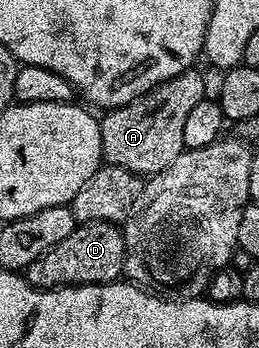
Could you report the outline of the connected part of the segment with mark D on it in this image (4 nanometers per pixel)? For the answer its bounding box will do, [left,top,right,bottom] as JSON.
[26,221,124,291]

